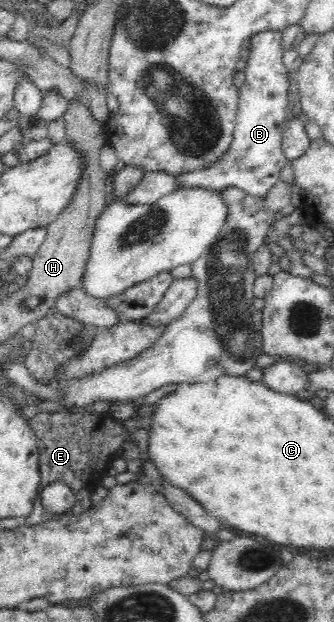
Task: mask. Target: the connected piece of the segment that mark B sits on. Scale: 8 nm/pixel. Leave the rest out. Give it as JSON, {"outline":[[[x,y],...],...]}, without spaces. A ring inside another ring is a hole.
{"outline":[[[268,29],[248,39],[246,48],[250,54],[243,69],[244,83],[238,88],[239,106],[232,143],[228,151],[210,167],[177,174],[180,188],[222,190],[233,186],[254,197],[264,198],[279,181],[279,173],[287,164],[281,141],[289,89],[289,74],[283,64],[282,32]]]}

